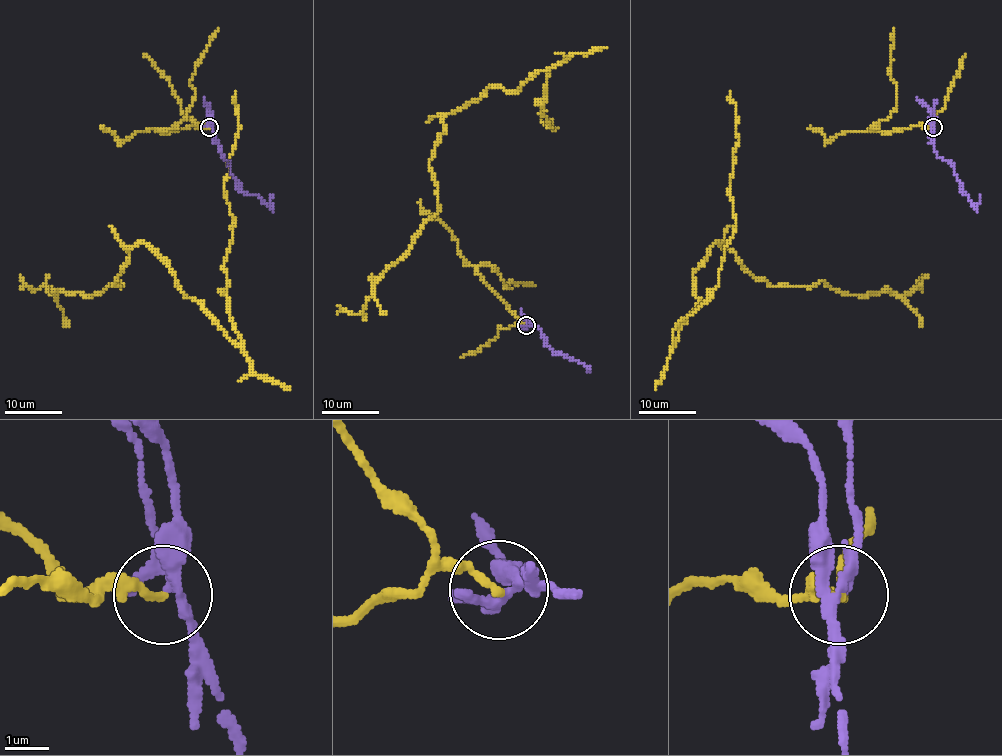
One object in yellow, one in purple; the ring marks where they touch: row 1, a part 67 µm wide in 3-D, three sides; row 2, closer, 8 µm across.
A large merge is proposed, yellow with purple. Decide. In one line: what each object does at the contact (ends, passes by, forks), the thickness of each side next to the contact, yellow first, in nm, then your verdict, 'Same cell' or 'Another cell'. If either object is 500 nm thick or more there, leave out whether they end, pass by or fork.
At the ring yellow ends. At the ring purple forks. Thickness 170 nm (yellow) against 240 nm. Another cell

